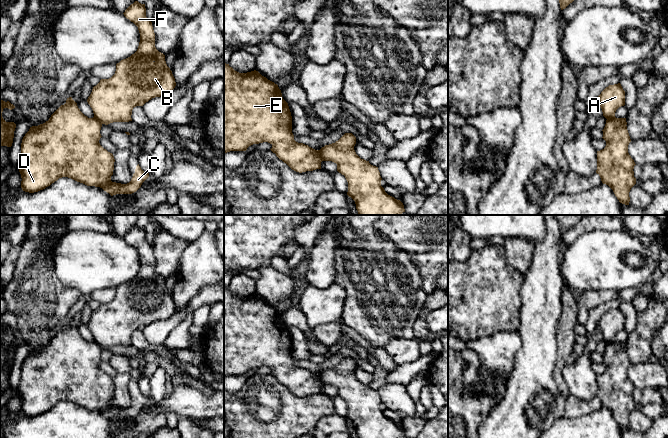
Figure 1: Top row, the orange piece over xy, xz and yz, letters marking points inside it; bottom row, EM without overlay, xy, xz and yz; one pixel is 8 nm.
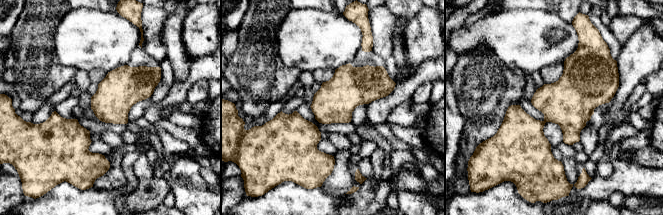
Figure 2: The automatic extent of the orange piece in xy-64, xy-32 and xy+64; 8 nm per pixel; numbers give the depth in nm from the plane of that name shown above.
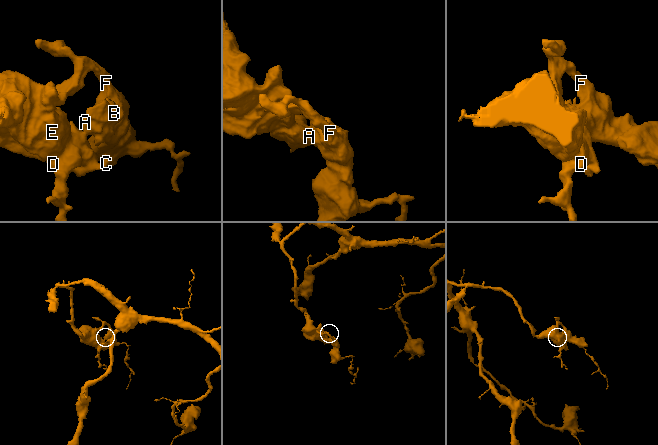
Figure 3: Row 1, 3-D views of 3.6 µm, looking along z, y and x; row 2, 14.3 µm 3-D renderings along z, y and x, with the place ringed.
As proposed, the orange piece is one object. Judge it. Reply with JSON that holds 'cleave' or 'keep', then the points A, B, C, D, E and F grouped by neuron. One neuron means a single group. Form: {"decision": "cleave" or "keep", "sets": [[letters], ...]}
{"decision": "keep", "sets": [["A", "B", "C", "D", "E", "F"]]}

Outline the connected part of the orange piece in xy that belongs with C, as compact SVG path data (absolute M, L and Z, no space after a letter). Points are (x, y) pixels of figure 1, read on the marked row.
M135 1L123 14L138 27L140 42L137 51L116 64L115 74L111 78L101 79L93 87L87 99L94 113L93 118L85 116L72 97L69 97L48 121L30 127L22 139L18 165L23 191L38 192L59 178L68 177L87 186L100 187L111 196L132 194L149 177L149 173L144 172L138 164L129 183L112 182L115 159L113 154L99 143L103 124L132 121L131 115L134 107L143 106L152 98L165 96L176 86L172 71L166 64L165 55L155 47L155 33L152 22L146 17L145 4Z

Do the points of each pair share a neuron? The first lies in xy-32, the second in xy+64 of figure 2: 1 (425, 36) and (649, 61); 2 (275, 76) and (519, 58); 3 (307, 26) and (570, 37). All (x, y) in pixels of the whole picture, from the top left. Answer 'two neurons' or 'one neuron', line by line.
1: one neuron
2: two neurons
3: one neuron

